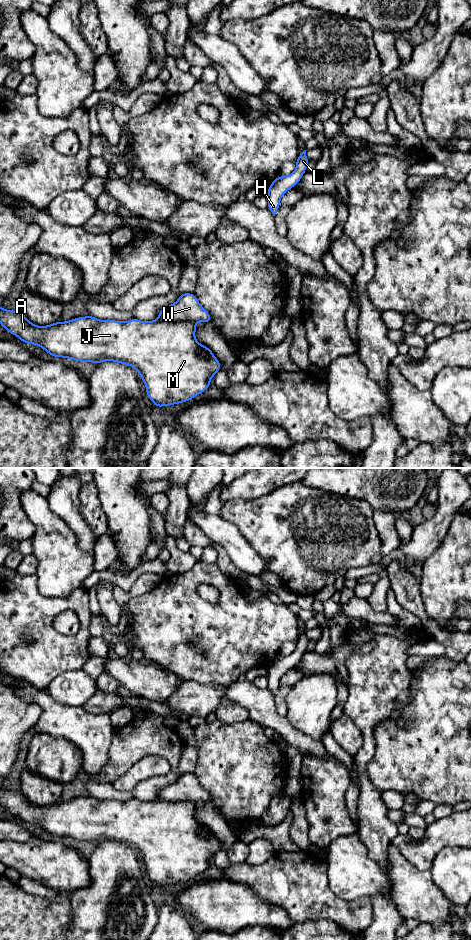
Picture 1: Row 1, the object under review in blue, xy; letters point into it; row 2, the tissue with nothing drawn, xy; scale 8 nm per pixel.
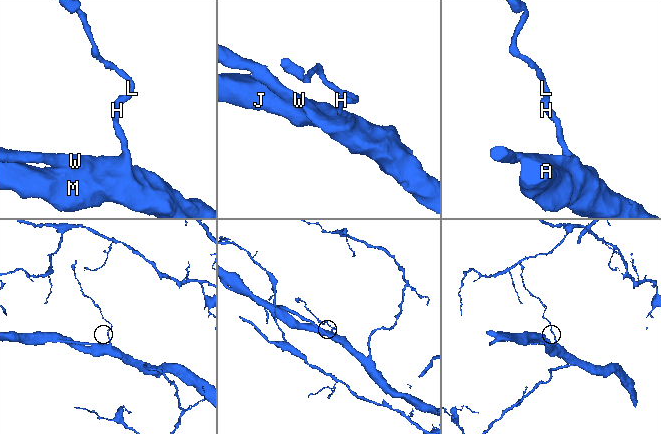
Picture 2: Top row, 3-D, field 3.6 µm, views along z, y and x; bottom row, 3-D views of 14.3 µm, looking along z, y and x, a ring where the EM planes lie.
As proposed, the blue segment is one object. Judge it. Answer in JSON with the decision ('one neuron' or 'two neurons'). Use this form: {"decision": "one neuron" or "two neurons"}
{"decision": "one neuron"}

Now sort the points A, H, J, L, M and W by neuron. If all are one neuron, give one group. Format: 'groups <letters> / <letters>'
groups A H J L M W

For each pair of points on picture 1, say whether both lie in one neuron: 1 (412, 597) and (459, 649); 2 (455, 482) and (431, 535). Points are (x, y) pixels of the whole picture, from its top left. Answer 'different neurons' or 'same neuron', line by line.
1: same neuron
2: same neuron

